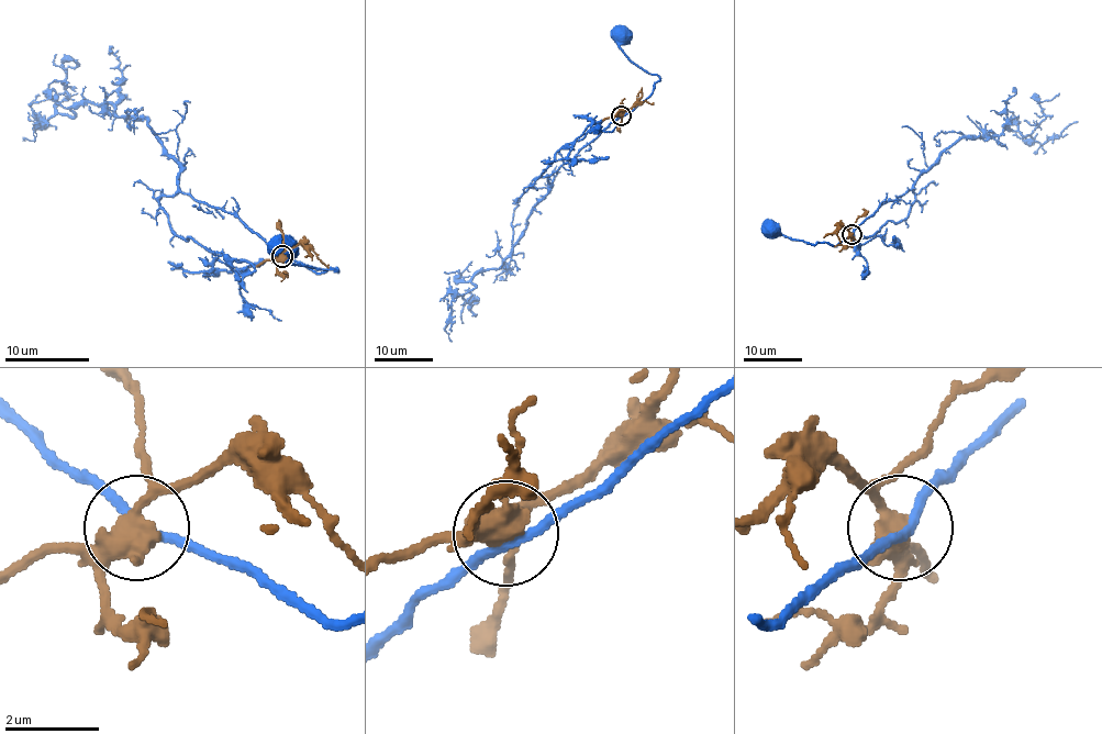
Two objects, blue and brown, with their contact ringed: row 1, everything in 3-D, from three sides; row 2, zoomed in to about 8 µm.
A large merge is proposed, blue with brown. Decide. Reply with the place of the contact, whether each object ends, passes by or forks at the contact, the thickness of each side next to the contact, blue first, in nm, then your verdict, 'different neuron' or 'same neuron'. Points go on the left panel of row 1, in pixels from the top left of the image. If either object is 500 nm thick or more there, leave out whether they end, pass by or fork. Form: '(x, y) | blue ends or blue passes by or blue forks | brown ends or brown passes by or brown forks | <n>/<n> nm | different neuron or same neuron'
(282, 256) | blue passes by | brown forks | 180/400 nm | same neuron

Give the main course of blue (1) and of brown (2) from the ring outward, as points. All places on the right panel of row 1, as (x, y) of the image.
1: (853, 234), (836, 245), (810, 244), (791, 240), (774, 230)
2: (850, 234), (842, 226), (837, 231), (841, 243)

